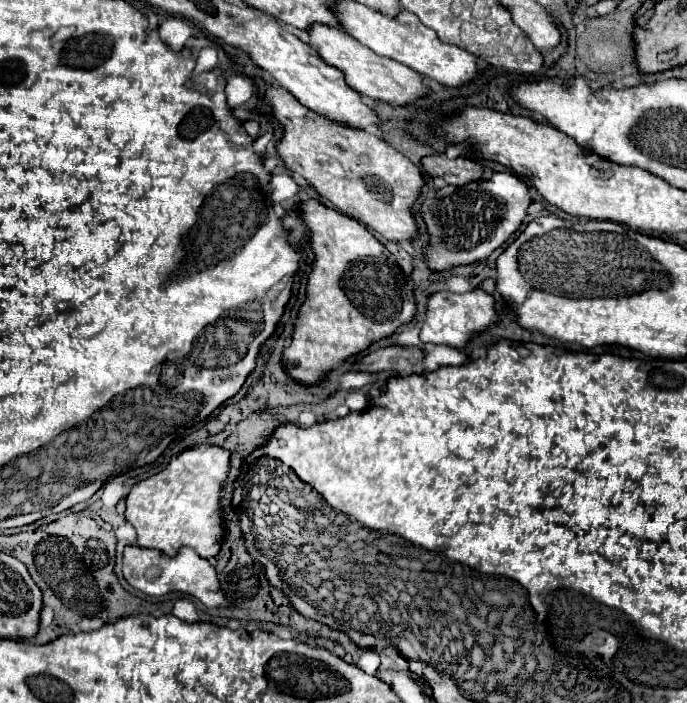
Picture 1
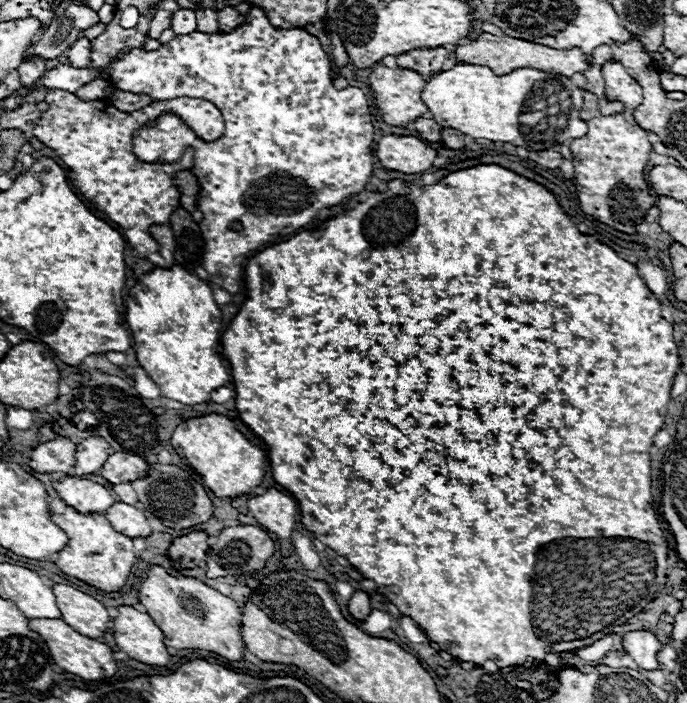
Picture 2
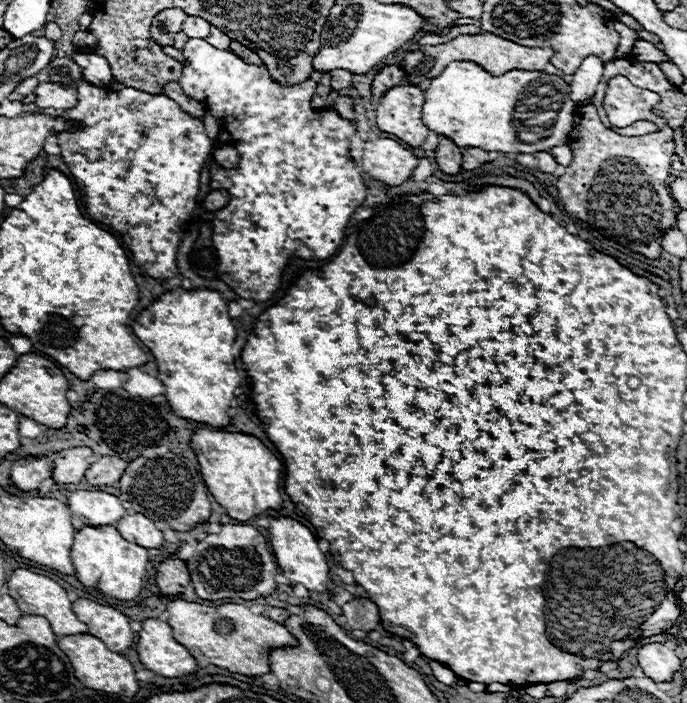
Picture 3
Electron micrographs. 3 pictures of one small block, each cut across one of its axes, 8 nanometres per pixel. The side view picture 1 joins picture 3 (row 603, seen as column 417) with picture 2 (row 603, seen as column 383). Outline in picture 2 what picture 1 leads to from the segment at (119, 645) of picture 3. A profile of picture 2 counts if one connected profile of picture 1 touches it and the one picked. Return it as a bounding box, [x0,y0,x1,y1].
[52,584,110,638]

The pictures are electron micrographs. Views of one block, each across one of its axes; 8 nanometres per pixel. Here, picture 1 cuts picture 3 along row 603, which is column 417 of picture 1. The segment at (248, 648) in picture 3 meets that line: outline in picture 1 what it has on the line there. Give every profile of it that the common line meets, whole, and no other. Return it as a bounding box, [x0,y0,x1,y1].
[264,84,424,242]

